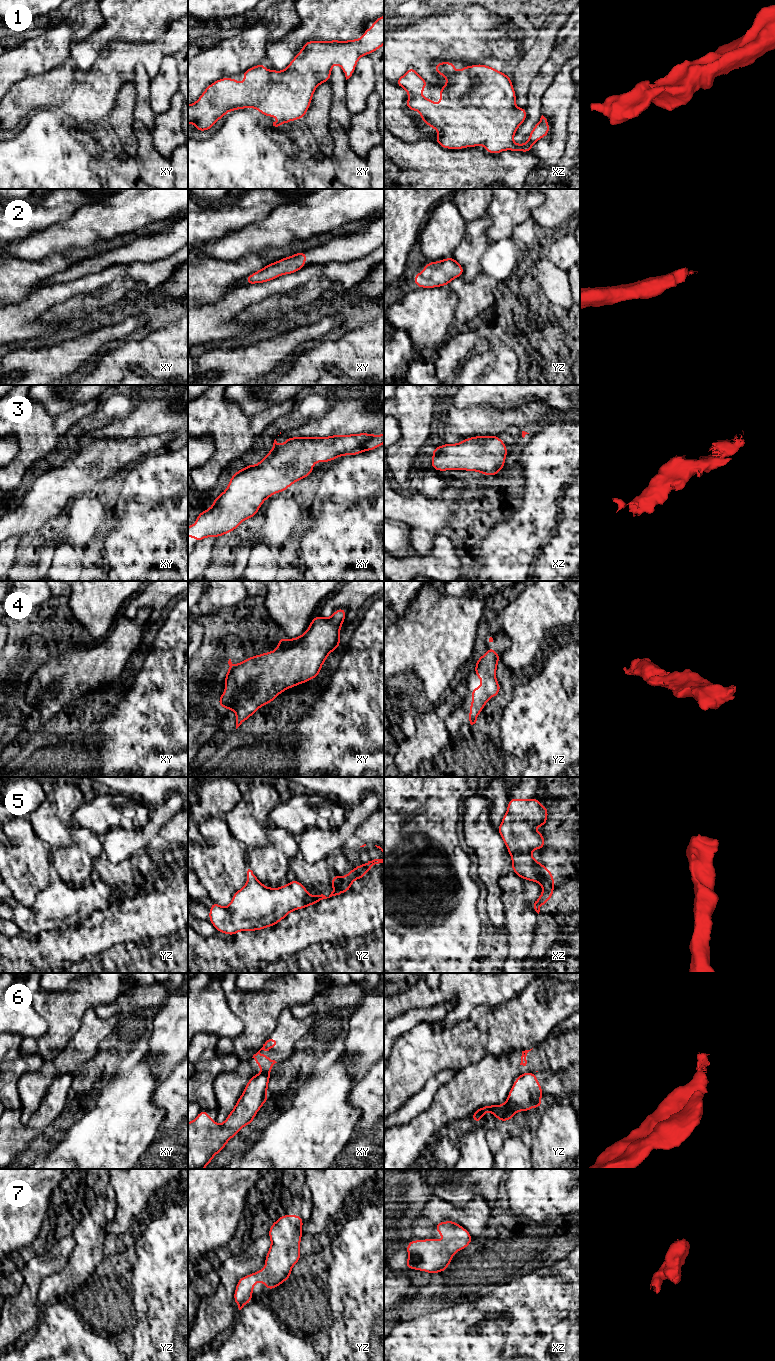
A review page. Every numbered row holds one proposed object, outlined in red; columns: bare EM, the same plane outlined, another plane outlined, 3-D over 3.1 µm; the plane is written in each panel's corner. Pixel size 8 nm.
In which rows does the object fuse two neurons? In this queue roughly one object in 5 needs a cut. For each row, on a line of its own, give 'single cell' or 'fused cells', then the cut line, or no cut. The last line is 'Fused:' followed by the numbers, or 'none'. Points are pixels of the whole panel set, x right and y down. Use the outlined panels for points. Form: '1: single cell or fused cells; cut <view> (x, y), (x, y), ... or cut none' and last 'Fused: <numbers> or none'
1: single cell; cut none
2: single cell; cut none
3: single cell; cut none
4: single cell; cut none
5: single cell; cut none
6: fused cells; cut xy (262, 1072), (268, 1073)
7: single cell; cut none
Fused: 6

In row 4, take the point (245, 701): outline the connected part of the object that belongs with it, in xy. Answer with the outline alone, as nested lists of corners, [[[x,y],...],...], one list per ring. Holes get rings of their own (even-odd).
[[[337,609],[330,618],[324,618],[320,614],[314,617],[306,632],[300,637],[293,639],[278,638],[279,647],[271,652],[262,653],[253,657],[246,658],[243,662],[233,665],[231,659],[228,664],[230,669],[226,672],[224,685],[226,687],[223,694],[220,695],[218,705],[221,708],[234,710],[236,714],[236,729],[248,718],[250,718],[264,704],[270,704],[286,689],[301,685],[313,678],[320,676],[320,670],[328,655],[340,647],[340,629],[344,623],[346,609]]]

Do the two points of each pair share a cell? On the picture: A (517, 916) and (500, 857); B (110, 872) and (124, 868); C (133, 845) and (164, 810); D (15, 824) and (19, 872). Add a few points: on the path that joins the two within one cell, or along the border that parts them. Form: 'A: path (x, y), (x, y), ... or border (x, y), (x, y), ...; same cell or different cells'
A: border (511, 869), (499, 881), (500, 898); different cells
B: path (113, 872), (121, 871); same cell
C: path (142, 836), (157, 819); same cell
D: path (20, 836), (20, 860); same cell

